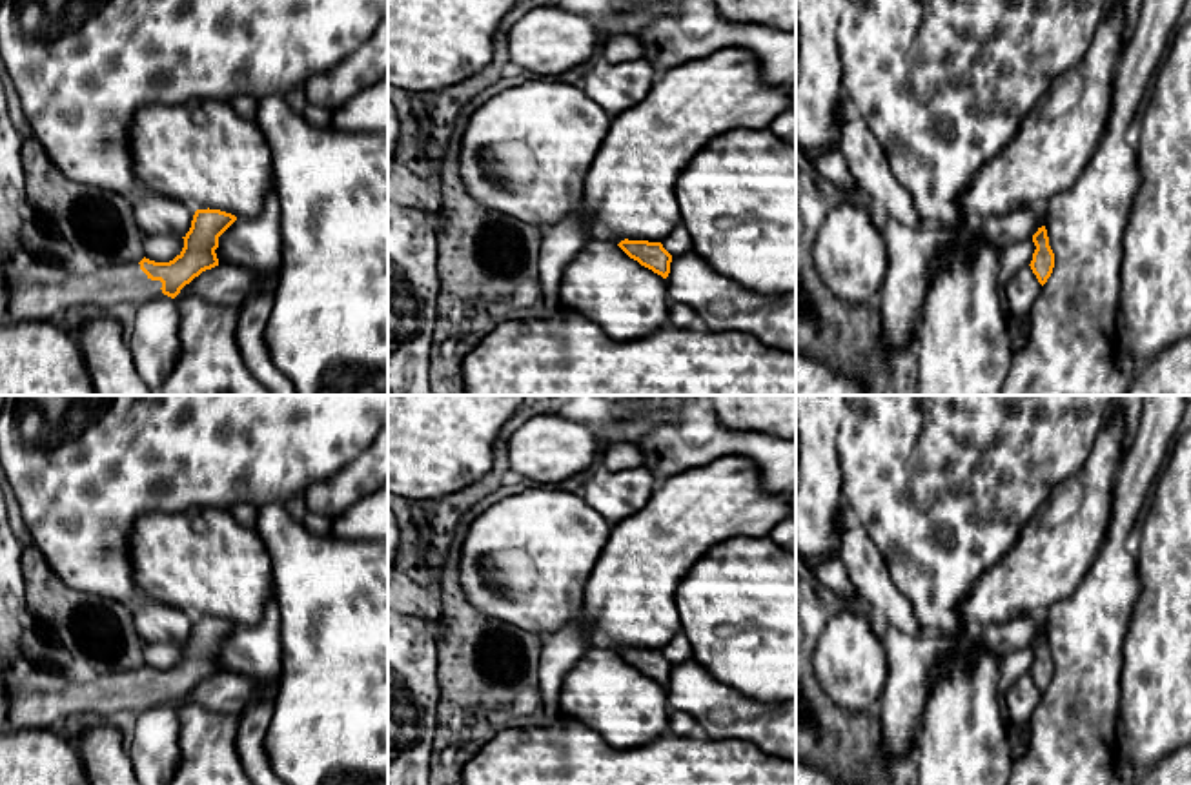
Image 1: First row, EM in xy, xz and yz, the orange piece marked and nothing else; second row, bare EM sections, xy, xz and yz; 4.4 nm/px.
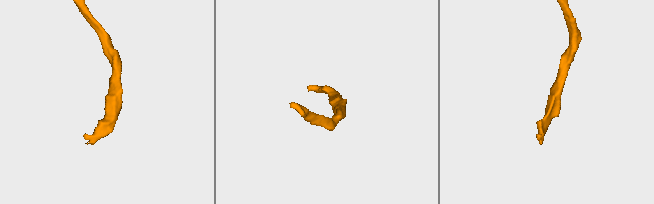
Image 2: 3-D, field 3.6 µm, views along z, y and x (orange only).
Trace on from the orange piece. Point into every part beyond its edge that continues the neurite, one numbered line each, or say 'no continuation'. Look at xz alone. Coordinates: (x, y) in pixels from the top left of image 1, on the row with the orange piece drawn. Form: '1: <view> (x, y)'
no continuation

